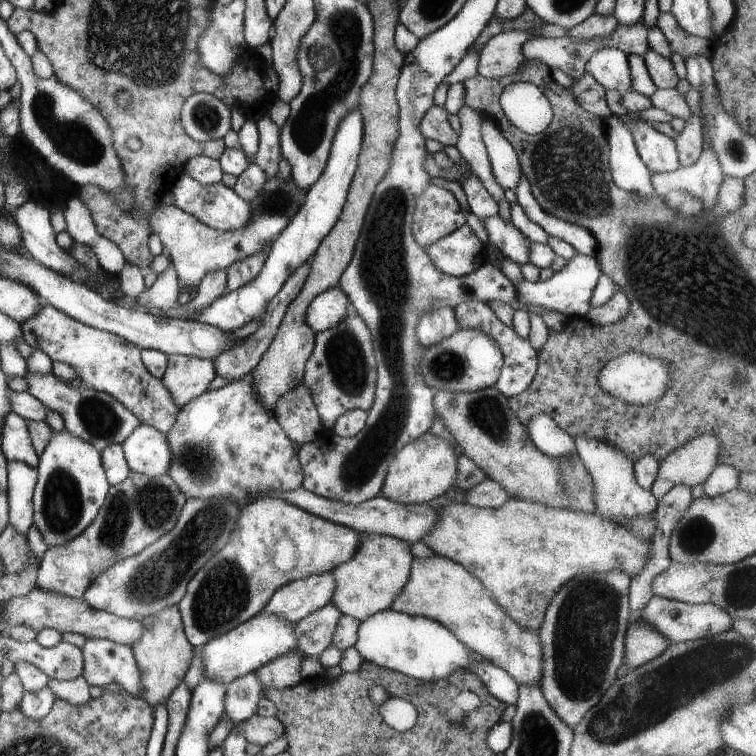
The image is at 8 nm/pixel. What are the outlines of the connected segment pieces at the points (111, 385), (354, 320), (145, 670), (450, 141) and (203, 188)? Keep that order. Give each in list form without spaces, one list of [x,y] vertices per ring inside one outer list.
[[[43,303],[43,308],[39,310],[39,314],[35,314],[33,318],[29,318],[26,322],[20,323],[23,340],[27,341],[33,349],[42,350],[52,362],[63,362],[67,366],[73,368],[75,376],[81,381],[81,386],[85,388],[93,388],[93,390],[101,390],[106,395],[111,395],[117,402],[120,402],[140,423],[152,426],[155,430],[165,435],[165,432],[171,428],[175,416],[180,408],[173,404],[173,398],[169,394],[169,390],[161,384],[161,379],[153,378],[140,359],[139,346],[125,342],[123,338],[115,336],[105,330],[89,327],[81,324],[69,316],[59,312],[53,306]]]
[[[352,310],[333,328],[315,334],[313,350],[305,363],[300,383],[309,390],[311,402],[325,430],[330,430],[337,417],[347,410],[369,410],[375,394],[375,366],[371,333]]]
[[[177,605],[168,606],[152,617],[151,626],[143,631],[135,644],[131,644],[131,652],[139,668],[141,698],[155,710],[157,704],[166,706],[167,697],[184,678],[196,648],[187,642]]]
[[[431,105],[426,110],[417,124],[417,130],[421,136],[427,139],[436,140],[437,144],[444,146],[456,146],[458,139],[457,132],[447,123],[448,112],[443,106]]]
[[[181,172],[176,176],[175,182],[173,182],[173,186],[168,192],[173,194],[175,207],[190,214],[195,220],[199,220],[199,222],[209,226],[209,228],[239,230],[239,228],[243,228],[247,224],[247,220],[251,216],[249,204],[239,198],[232,188],[225,188],[220,182],[217,182],[217,184],[199,184],[193,178],[189,178],[189,176],[185,176]]]

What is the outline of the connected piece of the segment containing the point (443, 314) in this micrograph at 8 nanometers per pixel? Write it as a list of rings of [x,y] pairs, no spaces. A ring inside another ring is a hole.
[[[438,306],[429,312],[423,312],[415,322],[415,336],[423,348],[435,346],[437,342],[457,332],[457,329],[455,312],[449,306]]]

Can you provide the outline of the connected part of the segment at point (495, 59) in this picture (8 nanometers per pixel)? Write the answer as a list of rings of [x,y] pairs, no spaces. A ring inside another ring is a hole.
[[[545,23],[526,26],[524,30],[505,30],[505,32],[491,36],[485,42],[478,55],[476,72],[487,79],[509,76],[517,72],[523,66],[523,62],[528,61],[521,52],[521,46],[528,38],[533,36],[561,38],[566,35],[565,28]]]

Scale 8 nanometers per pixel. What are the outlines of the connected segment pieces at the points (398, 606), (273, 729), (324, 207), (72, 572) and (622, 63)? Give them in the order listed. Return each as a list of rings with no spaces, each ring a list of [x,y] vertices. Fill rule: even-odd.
[[[438,556],[414,558],[409,578],[401,592],[393,596],[390,609],[434,620],[453,633],[461,644],[466,644],[474,653],[502,668],[513,680],[521,684],[537,684],[541,680],[541,644],[538,630],[521,628],[511,620],[503,608],[489,596],[483,584],[471,576],[460,564]]]
[[[255,713],[243,722],[232,724],[230,732],[235,730],[237,734],[241,734],[245,738],[247,743],[255,743],[262,747],[283,735],[283,727],[277,717],[264,717]]]
[[[358,108],[347,112],[337,124],[329,149],[328,159],[323,172],[317,177],[315,184],[306,192],[303,204],[297,208],[289,224],[279,232],[270,246],[269,253],[257,276],[241,287],[228,293],[217,296],[205,308],[195,310],[193,320],[209,326],[214,326],[221,332],[233,332],[245,326],[252,318],[262,316],[269,301],[279,292],[279,288],[295,268],[308,260],[329,229],[337,222],[346,190],[353,176],[361,138],[363,136],[362,116]]]
[[[132,472],[117,486],[109,486],[103,504],[81,534],[61,546],[49,546],[41,556],[35,588],[80,599],[95,576],[117,560],[137,554],[145,546],[169,532],[185,502],[185,494],[167,474],[149,478]]]
[[[600,48],[589,56],[585,70],[601,84],[604,90],[617,90],[620,95],[629,92],[631,78],[627,55],[616,48]]]

